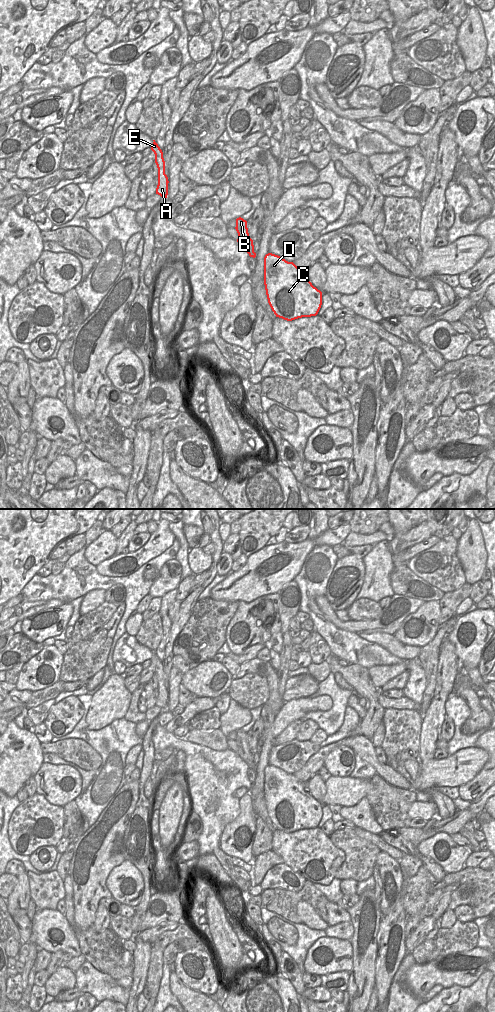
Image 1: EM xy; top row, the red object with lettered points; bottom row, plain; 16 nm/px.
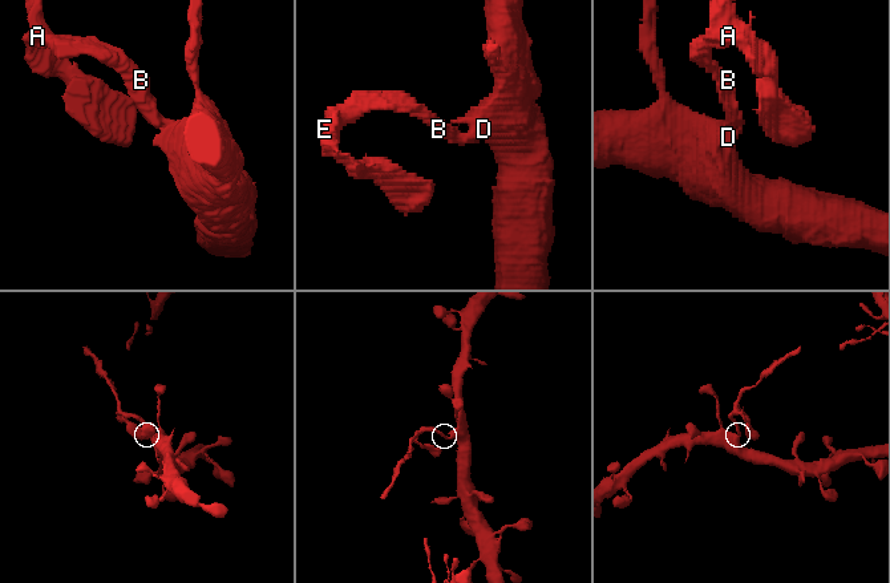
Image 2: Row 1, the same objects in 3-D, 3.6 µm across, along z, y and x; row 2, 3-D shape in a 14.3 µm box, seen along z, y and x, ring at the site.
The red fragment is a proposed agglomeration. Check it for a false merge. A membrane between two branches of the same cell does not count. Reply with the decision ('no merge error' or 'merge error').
merge error

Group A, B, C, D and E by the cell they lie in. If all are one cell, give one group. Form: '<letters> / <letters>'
A B C D / E

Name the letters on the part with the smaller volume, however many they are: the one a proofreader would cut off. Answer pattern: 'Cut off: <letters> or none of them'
Cut off: E

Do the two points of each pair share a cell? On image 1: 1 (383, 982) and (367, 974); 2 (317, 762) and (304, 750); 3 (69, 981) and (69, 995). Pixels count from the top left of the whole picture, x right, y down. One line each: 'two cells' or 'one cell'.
1: two cells
2: two cells
3: two cells

